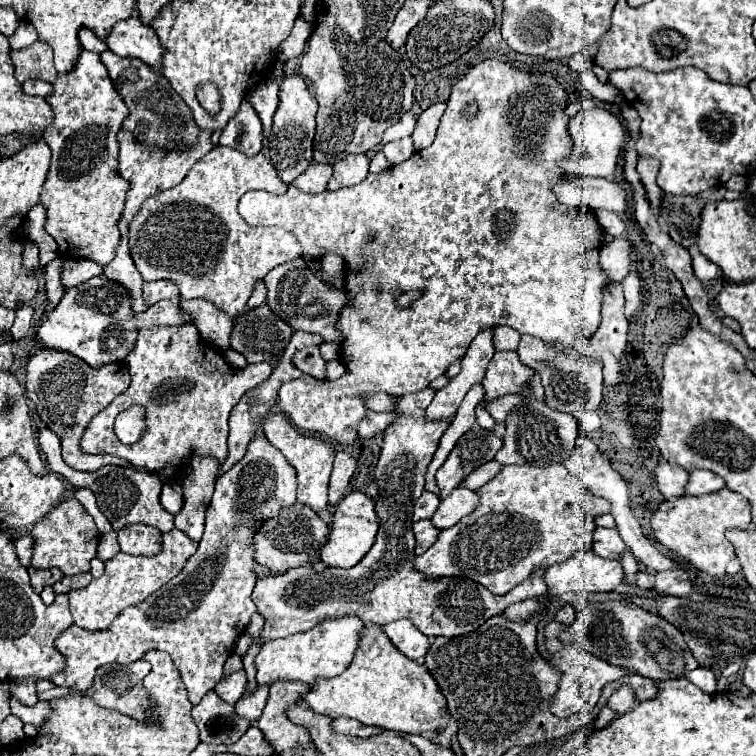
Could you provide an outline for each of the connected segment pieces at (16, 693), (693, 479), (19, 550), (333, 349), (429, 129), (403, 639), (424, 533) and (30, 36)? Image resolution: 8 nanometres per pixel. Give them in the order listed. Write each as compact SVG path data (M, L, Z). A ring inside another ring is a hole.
M33 677L11 680L9 689L11 694L23 704L36 704L38 702L36 682L36 678Z
M694 470L690 472L690 480L686 484L686 494L712 494L724 486L724 480L720 476L714 476L714 472L706 470Z
M22 536L22 538L16 540L16 554L26 568L30 566L30 560L32 560L32 548L34 548L34 538L32 536Z
M324 342L320 346L320 356L330 362L330 360L336 360L340 356L340 344L334 344L334 342Z
M440 102L440 104L432 104L428 110L424 110L424 112L418 116L416 130L414 130L414 134L412 134L414 144L416 144L416 150L428 148L428 146L434 142L434 138L436 138L436 128L438 128L438 122L440 122L444 110L446 110L446 104Z
M398 620L398 622L390 622L382 628L384 632L388 632L390 642L410 660L422 662L428 648L430 648L430 638L424 636L410 620Z
M428 520L414 522L414 524L412 524L412 530L414 530L414 538L416 538L414 554L422 554L422 552L426 552L426 550L434 544L434 540L438 538L438 534L440 534L440 530L434 528L434 526L430 526Z
M22 22L22 26L18 26L18 28L16 28L16 32L8 38L8 42L10 42L10 48L12 48L12 50L26 48L26 46L34 44L36 40L38 40L38 32L36 32L36 28L34 28L34 26L30 26L30 24L24 24L24 22Z

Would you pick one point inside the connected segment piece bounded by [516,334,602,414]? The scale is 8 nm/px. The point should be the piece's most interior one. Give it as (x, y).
(567, 387)

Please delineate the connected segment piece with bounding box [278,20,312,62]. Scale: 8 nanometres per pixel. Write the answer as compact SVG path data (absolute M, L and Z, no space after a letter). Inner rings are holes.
M296 20L290 36L278 48L278 60L288 62L292 58L298 58L304 52L304 46L306 46L310 32L312 32L312 24L304 22L304 20Z

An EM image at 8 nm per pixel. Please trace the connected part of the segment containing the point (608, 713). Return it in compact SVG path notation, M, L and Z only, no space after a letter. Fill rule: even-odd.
M604 706L600 712L598 712L598 716L596 716L596 720L594 720L594 726L596 726L596 730L600 730L600 728L604 728L606 724L610 724L612 720L616 718L616 712L612 710L612 708L608 708L608 706Z

